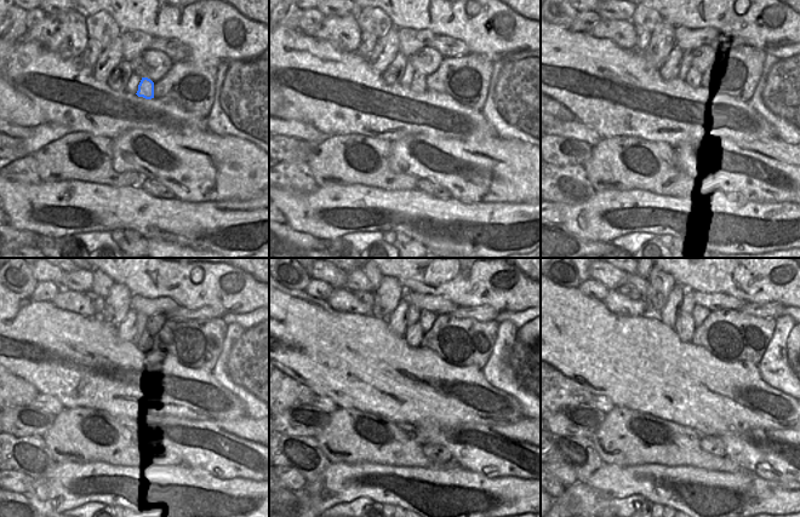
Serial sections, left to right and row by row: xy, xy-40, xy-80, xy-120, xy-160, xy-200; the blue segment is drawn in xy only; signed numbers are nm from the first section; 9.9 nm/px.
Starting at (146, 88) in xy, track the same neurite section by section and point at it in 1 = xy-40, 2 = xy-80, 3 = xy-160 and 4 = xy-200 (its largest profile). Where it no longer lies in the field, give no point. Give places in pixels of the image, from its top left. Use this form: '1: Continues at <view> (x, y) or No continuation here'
1: Continues at xy-40 (418, 84)
2: Continues at xy-80 (692, 78)
3: Continues at xy-160 (413, 333)
4: Continues at xy-200 (684, 326).

